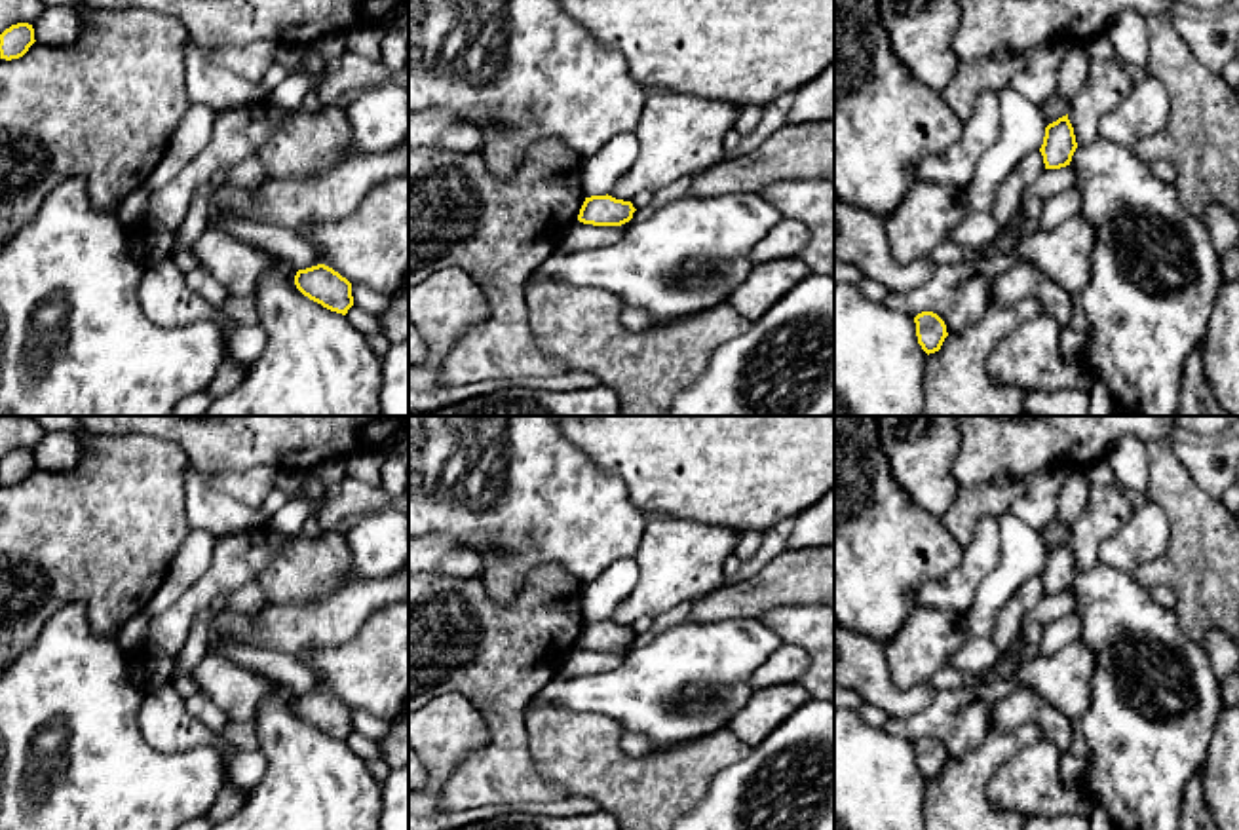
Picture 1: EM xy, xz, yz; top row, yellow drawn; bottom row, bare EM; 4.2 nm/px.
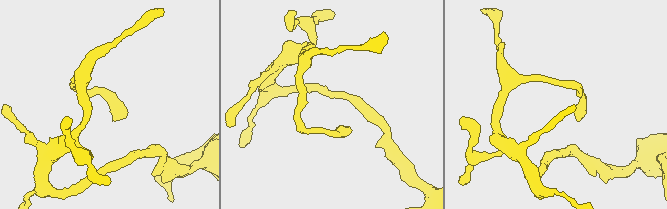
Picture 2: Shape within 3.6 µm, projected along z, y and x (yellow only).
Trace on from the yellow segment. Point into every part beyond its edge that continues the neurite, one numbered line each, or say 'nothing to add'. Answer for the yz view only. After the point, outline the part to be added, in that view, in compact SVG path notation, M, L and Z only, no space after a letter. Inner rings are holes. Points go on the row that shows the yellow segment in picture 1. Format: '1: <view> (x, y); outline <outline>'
nothing to add

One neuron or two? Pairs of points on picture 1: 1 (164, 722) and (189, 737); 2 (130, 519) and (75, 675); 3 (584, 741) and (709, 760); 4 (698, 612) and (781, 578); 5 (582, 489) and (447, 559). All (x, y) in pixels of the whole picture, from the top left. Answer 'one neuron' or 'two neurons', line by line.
1: one neuron
2: two neurons
3: one neuron
4: one neuron
5: two neurons

